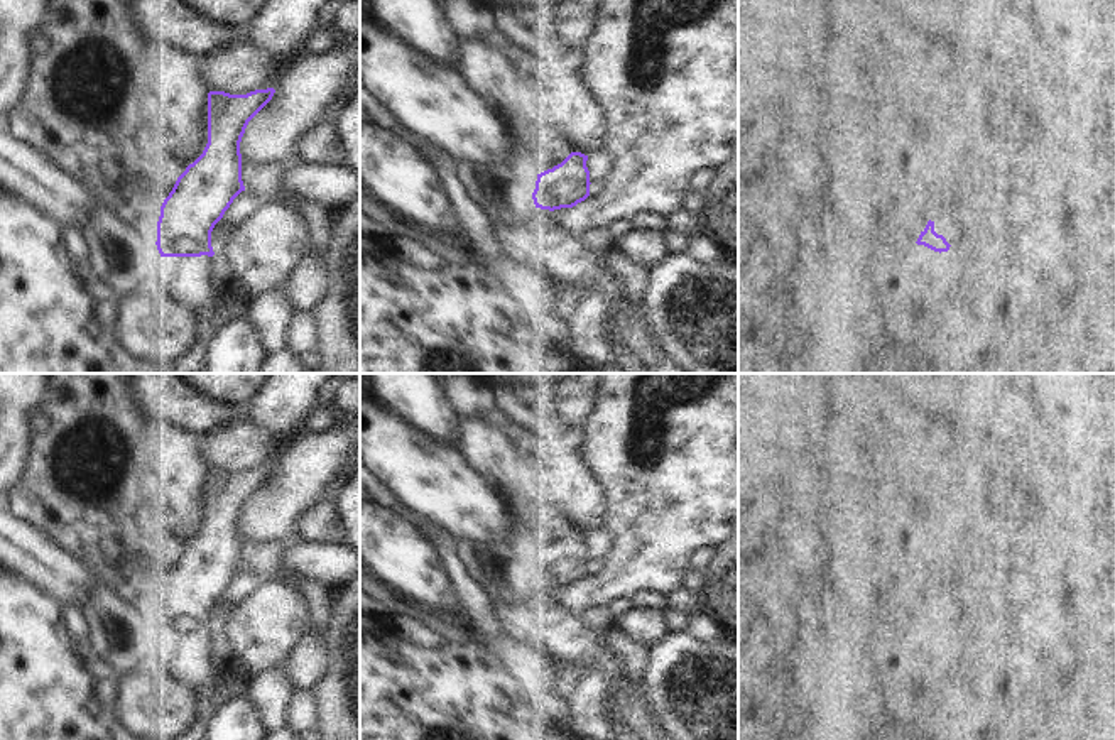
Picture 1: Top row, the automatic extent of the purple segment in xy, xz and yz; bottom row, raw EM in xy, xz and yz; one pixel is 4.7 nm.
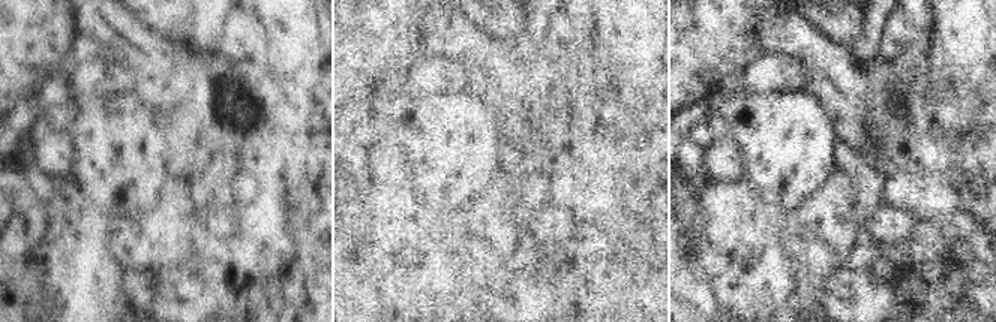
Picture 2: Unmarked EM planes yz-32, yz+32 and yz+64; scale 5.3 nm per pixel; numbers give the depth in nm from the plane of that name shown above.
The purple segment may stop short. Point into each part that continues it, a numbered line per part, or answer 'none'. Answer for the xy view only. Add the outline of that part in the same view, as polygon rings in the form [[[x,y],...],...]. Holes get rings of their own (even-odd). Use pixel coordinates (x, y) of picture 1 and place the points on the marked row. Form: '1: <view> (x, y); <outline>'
1: xy (198, 282); [[[160,257],[157,282],[209,326],[226,313],[228,282],[215,257]]]

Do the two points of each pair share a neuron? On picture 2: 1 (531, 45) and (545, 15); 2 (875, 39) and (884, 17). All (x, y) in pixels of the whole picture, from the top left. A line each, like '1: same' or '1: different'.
1: same
2: same

